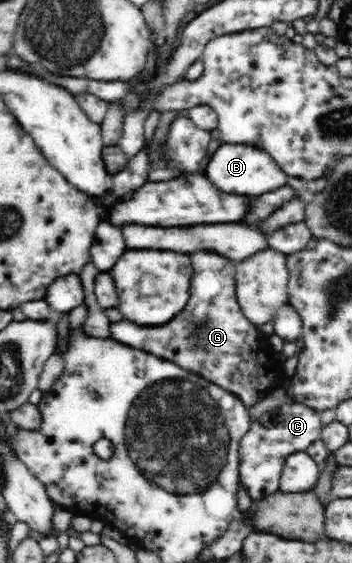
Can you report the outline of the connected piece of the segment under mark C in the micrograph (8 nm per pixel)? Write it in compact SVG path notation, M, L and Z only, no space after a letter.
M291 401L264 412L251 423L250 429L241 437L238 470L240 485L252 501L257 502L279 491L279 479L286 458L295 451L306 451L311 443L321 439L321 431L320 413Z

